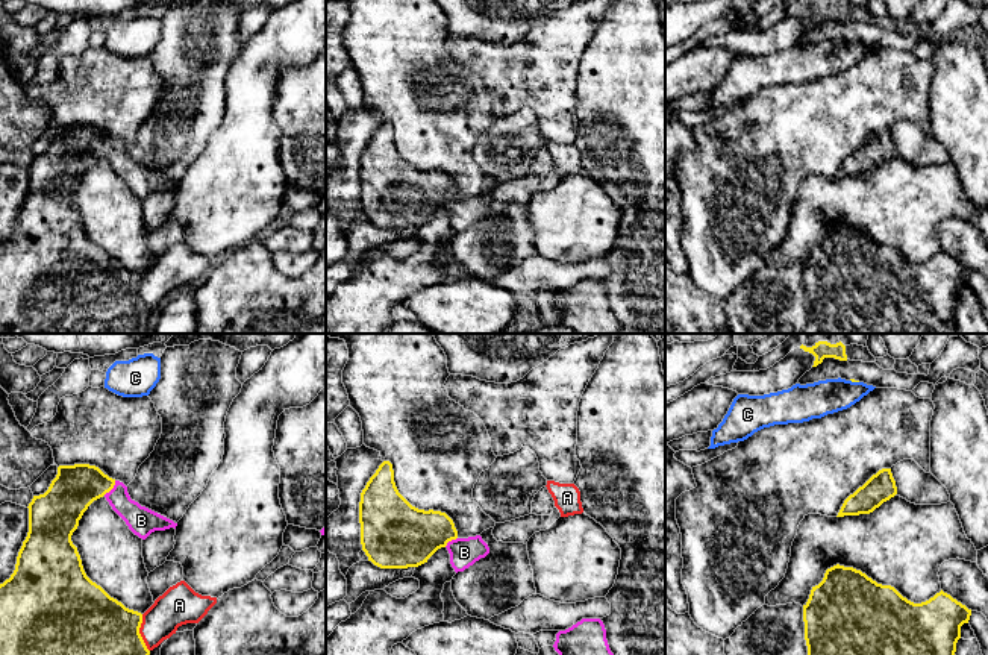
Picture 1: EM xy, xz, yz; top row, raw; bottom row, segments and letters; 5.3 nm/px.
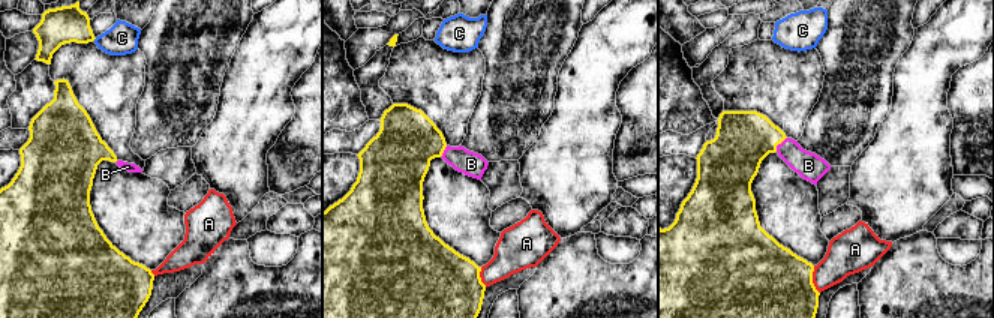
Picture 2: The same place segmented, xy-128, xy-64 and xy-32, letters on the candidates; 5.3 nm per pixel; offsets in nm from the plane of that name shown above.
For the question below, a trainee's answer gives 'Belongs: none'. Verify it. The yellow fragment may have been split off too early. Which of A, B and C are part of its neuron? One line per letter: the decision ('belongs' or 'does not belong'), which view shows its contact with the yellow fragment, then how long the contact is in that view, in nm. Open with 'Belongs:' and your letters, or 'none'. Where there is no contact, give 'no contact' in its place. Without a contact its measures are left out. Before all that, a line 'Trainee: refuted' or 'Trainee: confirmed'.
Trainee: refuted
Belongs: B
A: does not belong | xy | 200 nm
B: belongs | xy | 100 nm
C: does not belong | yz | 50 nm

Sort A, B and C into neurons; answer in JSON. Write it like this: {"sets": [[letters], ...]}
{"sets": [["A"], ["B"], ["C"]]}

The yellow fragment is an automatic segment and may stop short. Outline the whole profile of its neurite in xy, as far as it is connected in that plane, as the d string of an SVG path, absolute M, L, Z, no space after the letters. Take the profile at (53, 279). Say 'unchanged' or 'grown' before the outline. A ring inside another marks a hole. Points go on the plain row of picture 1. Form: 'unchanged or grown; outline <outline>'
grown; outline M89 124L59 126L58 135L44 155L29 164L29 193L17 217L15 230L0 244L0 334L147 334L150 311L139 288L142 274L126 268L92 243L82 226L73 193L88 167L106 158L129 190L145 200L155 191L177 186L173 180L132 161L127 147Z

